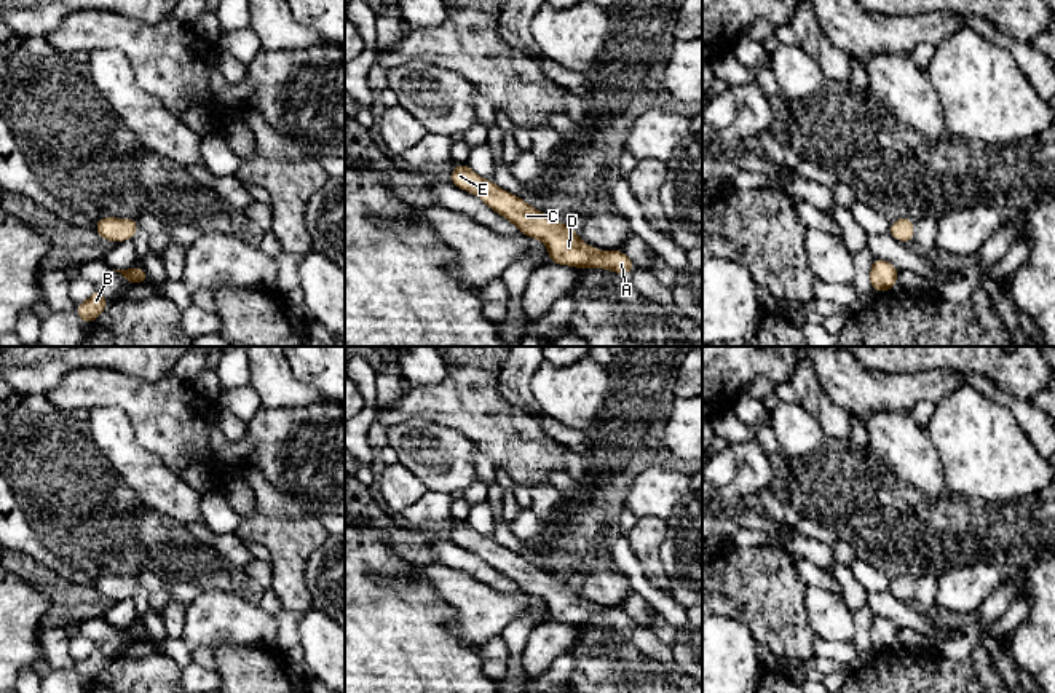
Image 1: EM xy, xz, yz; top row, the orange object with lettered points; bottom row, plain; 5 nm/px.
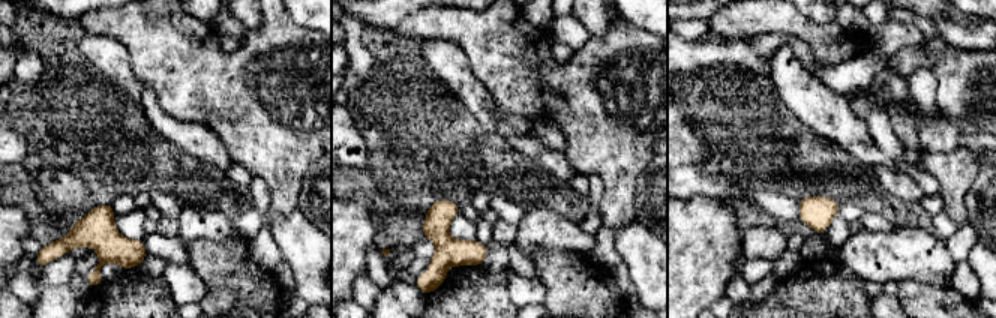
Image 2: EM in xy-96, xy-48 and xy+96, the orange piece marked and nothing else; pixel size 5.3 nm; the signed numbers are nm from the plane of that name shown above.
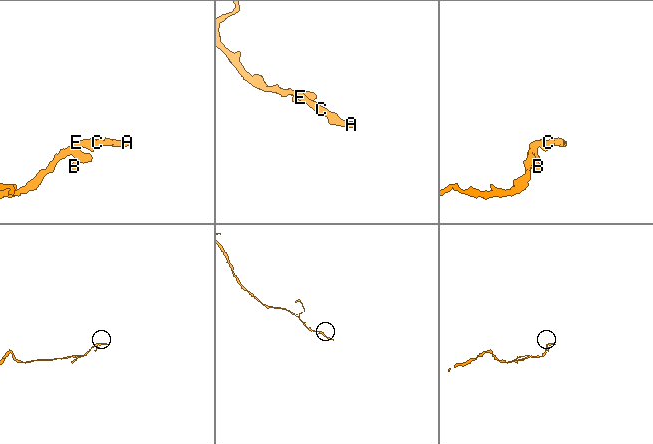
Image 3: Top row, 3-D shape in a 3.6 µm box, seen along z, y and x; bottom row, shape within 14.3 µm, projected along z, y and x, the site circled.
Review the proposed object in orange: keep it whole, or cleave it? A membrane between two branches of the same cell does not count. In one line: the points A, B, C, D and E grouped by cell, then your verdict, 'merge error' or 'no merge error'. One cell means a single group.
A B C D E | no merge error

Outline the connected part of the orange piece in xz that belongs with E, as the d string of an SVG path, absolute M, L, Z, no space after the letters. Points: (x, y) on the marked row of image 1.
M458 163L453 168L450 184L477 195L485 206L512 222L522 235L541 240L554 263L575 268L603 268L619 275L637 268L624 251L602 252L583 243L573 224L563 225L552 220L547 214L527 204L520 196L500 188L492 180L482 179L468 164Z

